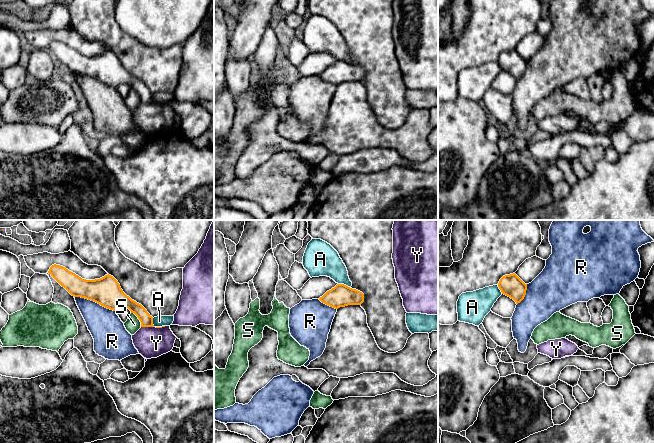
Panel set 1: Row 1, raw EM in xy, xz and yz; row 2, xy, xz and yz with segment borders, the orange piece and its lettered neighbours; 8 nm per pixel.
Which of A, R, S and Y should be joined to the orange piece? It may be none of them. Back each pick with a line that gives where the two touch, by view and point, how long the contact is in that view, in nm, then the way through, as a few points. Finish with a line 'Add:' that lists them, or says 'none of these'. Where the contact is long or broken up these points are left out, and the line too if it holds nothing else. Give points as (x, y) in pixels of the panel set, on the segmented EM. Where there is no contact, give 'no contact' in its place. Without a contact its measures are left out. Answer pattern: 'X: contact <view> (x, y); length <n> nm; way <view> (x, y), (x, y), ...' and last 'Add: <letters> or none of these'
Add: none of these

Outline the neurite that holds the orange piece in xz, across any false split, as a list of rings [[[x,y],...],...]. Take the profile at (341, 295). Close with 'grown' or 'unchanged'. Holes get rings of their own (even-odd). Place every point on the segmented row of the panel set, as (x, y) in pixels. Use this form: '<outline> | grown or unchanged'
[[[337,284],[319,300],[330,307],[338,309],[348,305],[361,305],[364,302],[364,294],[344,284]]] | unchanged

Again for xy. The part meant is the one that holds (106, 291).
[[[56,264],[50,267],[48,273],[72,296],[94,301],[116,312],[121,308],[128,308],[138,317],[141,327],[154,327],[153,317],[141,304],[123,292],[113,276],[108,274],[100,279],[86,280]]] | unchanged

